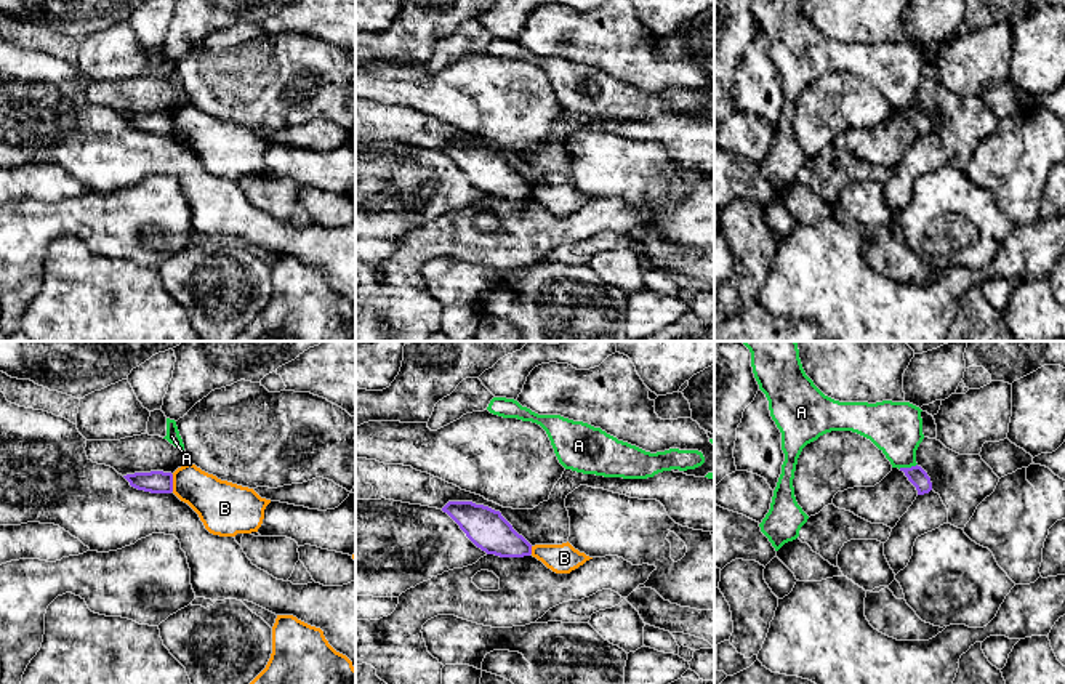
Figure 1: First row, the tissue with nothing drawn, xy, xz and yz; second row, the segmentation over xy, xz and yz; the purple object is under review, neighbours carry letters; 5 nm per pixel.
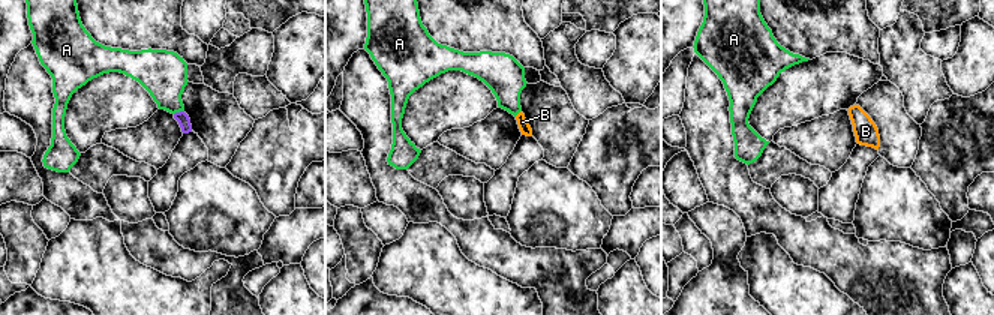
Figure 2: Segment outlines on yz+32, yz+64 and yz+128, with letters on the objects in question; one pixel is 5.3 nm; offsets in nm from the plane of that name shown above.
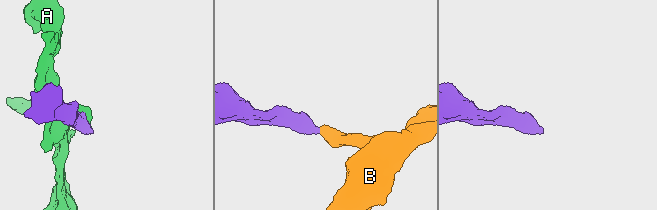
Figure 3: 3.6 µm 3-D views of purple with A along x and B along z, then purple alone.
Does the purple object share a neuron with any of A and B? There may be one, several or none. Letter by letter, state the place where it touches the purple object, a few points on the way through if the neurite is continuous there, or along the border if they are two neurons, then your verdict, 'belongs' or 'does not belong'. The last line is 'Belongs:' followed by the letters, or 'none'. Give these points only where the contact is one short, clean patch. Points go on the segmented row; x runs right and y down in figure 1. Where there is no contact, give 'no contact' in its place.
A: meets purple in yz at (907, 468); border along yz (916, 463), (899, 468); does not belong
B: meets purple in xy at (172, 482); border along xy (172, 474), (173, 490); does not belong
Belongs: none

